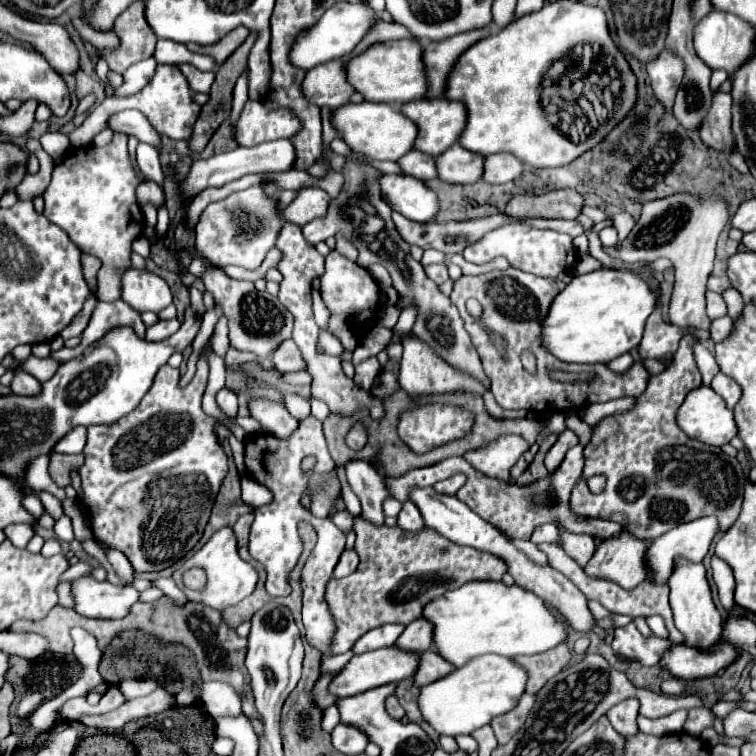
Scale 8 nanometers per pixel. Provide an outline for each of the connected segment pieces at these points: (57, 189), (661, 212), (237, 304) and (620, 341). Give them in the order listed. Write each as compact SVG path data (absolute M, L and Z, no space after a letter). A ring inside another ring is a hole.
M115 132L111 142L105 146L81 146L73 148L65 154L63 162L53 168L53 178L47 190L43 192L45 200L45 218L63 228L69 238L85 252L93 254L103 262L103 268L99 270L97 276L97 298L103 302L115 302L119 300L121 294L121 274L117 270L129 266L129 256L131 256L131 244L135 238L143 234L143 214L141 206L135 198L135 190L141 184L141 176L135 172L129 150L127 150L127 136L121 132Z
M675 194L671 198L653 200L643 206L641 218L637 220L635 230L621 242L619 248L603 248L611 258L619 258L623 262L641 262L641 260L657 260L669 258L675 266L675 286L669 304L669 320L681 328L710 329L711 318L705 312L707 278L713 270L715 244L727 222L727 208L723 200L709 198L697 200L687 194ZM645 248L653 248L647 250ZM651 252L651 258L645 254Z
M213 268L201 278L207 292L211 292L215 304L221 306L223 316L229 320L229 340L235 348L255 352L259 358L269 358L269 354L273 354L273 350L277 350L277 346L285 342L285 338L291 338L293 314L289 314L289 310L281 306L277 296L255 290L253 282L231 280L221 272L221 268Z
M595 270L583 276L573 276L573 280L553 298L553 306L549 306L547 318L543 318L541 324L541 346L555 354L561 362L577 362L577 364L609 364L613 358L637 348L643 336L645 320L653 312L655 306L655 296L649 290L649 286L639 280L633 272L629 270Z

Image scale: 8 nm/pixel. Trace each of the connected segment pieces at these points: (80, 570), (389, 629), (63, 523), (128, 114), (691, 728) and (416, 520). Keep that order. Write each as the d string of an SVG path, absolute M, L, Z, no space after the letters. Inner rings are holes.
M77 562L75 566L69 566L69 570L65 570L65 574L61 574L61 582L65 580L75 580L77 576L85 576L91 572L91 566L85 562Z
M385 624L385 626L373 628L355 642L353 652L363 654L363 652L369 652L369 650L379 650L379 648L393 646L395 640L399 638L399 634L403 632L403 628L405 626L401 626L401 624Z
M66 515L56 521L54 532L56 537L62 542L71 542L75 538L72 522Z
M125 110L125 112L119 112L119 114L111 116L109 128L111 130L121 130L121 132L131 132L139 142L145 142L145 144L153 146L157 152L161 152L161 148L163 148L161 146L161 136L153 130L149 120L137 110Z
M695 708L695 710L689 710L689 716L687 716L687 722L685 722L685 732L689 734L695 734L699 736L703 728L709 728L713 726L715 722L715 714L709 710L709 708Z
M403 502L403 508L399 512L399 526L405 530L419 530L423 528L423 518L417 510L417 506L413 506L413 502Z

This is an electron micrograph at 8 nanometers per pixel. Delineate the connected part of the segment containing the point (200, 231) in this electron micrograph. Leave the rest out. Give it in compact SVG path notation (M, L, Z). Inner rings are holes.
M261 188L233 192L225 200L213 202L201 212L195 236L195 254L215 266L233 264L255 270L263 262L265 254L275 248L277 230L281 230L281 218L275 198L269 198Z

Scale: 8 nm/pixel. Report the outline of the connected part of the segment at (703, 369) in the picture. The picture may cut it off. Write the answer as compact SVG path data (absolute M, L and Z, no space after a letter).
M697 342L697 344L695 344L695 360L697 360L699 372L701 372L701 376L703 376L703 384L709 386L709 384L713 382L713 378L719 374L719 366L717 366L713 354L711 354L705 346L701 346L701 344Z

